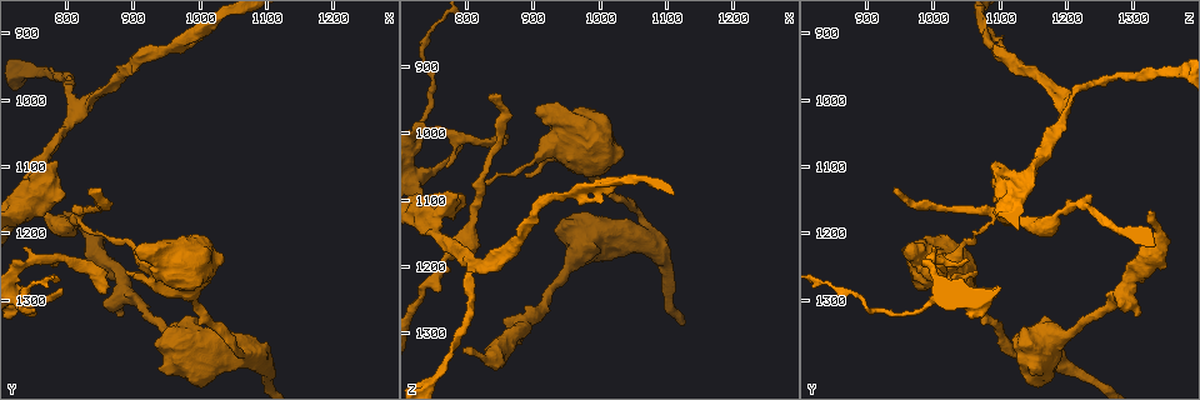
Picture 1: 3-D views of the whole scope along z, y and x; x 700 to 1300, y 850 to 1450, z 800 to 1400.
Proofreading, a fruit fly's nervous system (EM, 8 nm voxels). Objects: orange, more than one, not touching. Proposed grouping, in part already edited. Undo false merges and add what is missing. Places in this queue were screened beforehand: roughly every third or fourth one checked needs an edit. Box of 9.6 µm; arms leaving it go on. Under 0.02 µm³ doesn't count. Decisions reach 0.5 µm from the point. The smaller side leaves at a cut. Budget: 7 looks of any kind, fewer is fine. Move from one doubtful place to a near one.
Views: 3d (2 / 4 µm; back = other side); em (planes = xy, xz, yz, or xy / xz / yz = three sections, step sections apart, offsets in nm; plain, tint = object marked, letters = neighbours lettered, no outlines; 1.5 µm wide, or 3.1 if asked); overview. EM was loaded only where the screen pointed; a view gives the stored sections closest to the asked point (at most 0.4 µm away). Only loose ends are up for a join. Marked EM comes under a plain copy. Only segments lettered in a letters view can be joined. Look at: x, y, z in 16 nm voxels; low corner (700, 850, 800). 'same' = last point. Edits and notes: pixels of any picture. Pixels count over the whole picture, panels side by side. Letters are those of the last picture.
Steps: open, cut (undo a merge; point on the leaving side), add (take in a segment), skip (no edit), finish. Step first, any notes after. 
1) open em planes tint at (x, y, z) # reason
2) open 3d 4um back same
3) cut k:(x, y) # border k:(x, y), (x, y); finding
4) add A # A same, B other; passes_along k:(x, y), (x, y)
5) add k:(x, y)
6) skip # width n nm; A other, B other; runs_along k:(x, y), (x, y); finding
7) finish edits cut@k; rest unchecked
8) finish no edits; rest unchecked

open em planes tint at (955, 920, 1090) # a narrow waist

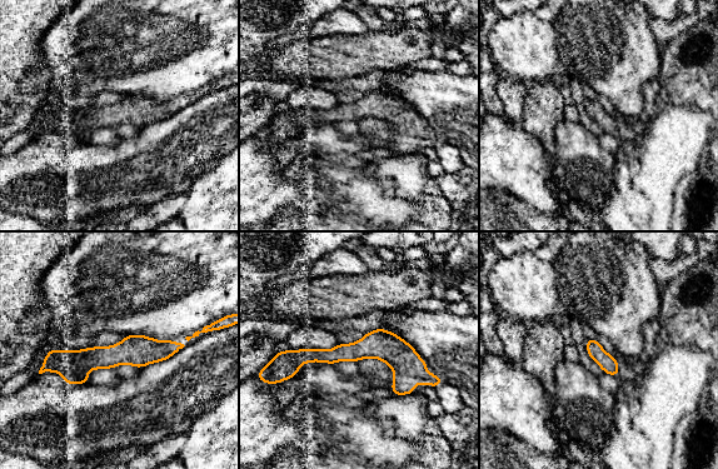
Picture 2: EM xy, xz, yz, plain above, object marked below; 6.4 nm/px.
open em planes letters same # what lies round it

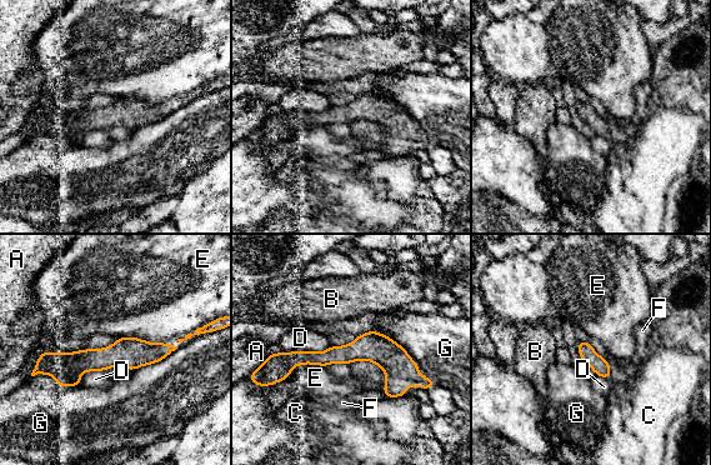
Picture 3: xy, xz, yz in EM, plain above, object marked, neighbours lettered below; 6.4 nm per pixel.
skip # A other, B other, C other, D other, E other, F other, G other; runs_along 3:(276, 360), (385, 353), (421, 380); continuous, no second cell

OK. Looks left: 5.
open 3d 2um at (855, 1285, 1005) # an open end

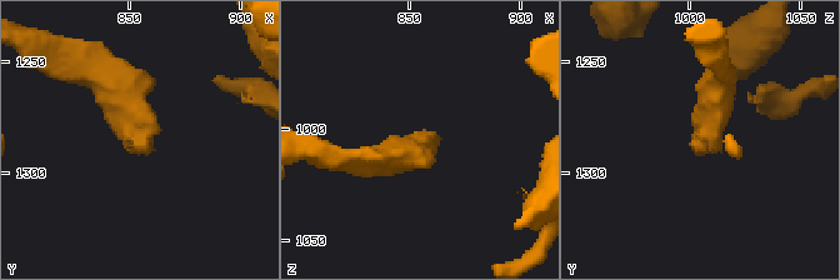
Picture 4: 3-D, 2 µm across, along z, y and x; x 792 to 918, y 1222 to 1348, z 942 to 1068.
open em planes letters at (857, 1290, 1003)

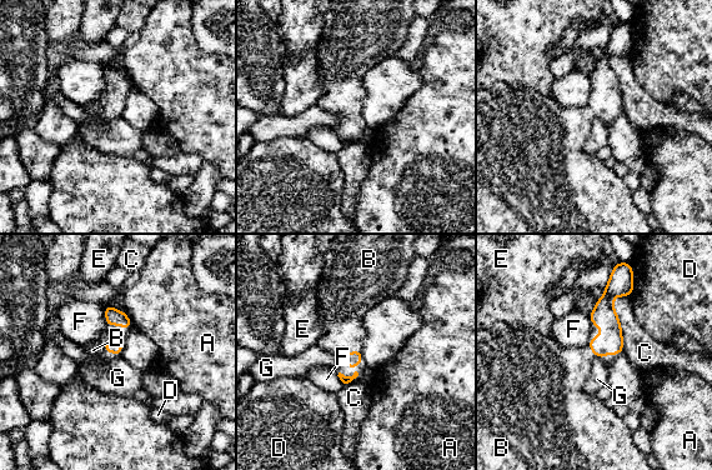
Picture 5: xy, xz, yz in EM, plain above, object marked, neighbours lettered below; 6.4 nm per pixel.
add B # longest_contact C 360 nm; A other, B same, C other, D other, E other, F other, G other; the cell continues

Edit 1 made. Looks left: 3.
open em xz step 4 letters at (795, 1170, 1325) # free end

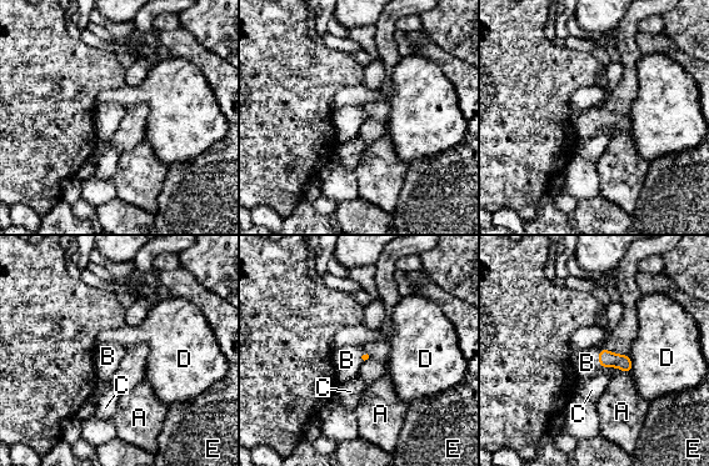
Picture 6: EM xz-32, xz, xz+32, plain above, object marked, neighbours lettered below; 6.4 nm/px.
add B # A other, B same, C other, D other, E other; passes_along 6:(607, 359), (599, 359), (587, 362); it goes on there

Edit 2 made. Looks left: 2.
finish edits add@5, add@6; rest unchecked

